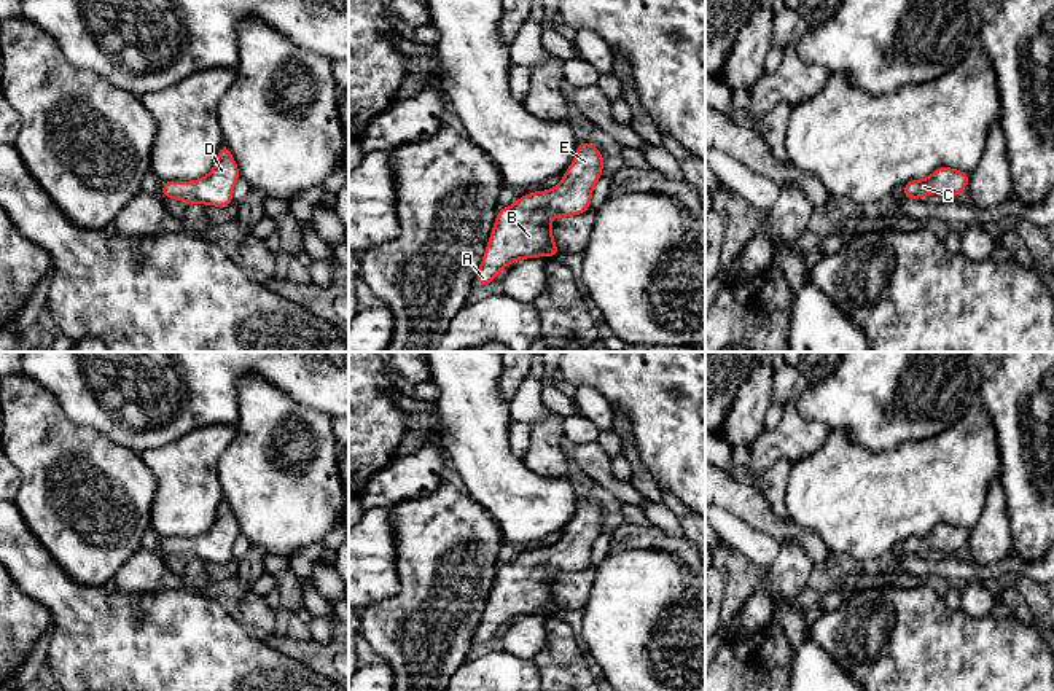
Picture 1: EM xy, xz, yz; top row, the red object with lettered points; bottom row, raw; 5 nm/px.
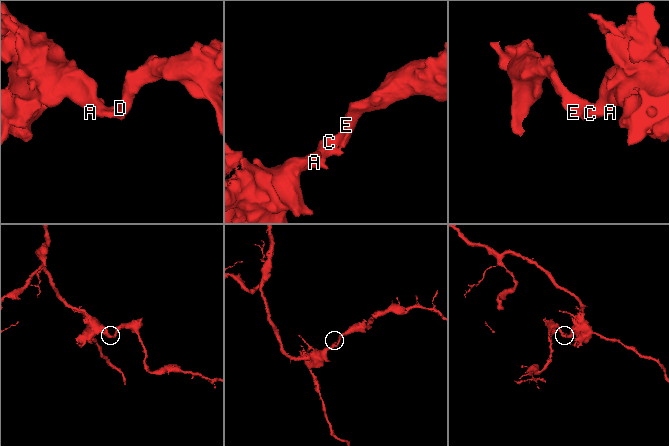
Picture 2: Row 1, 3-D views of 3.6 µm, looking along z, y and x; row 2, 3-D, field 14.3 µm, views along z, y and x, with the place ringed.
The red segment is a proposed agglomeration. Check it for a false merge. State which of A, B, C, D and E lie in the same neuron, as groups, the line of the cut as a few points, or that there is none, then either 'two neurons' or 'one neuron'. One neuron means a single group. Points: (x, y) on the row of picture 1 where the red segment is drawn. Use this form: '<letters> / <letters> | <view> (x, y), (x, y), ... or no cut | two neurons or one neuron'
A B C D E | no cut | one neuron

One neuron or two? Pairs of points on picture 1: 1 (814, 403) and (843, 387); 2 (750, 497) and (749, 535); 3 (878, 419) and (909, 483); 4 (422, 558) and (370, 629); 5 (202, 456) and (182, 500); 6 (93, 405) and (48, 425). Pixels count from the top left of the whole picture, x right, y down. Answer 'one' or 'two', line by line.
1: one
2: two
3: two
4: one
5: one
6: two

